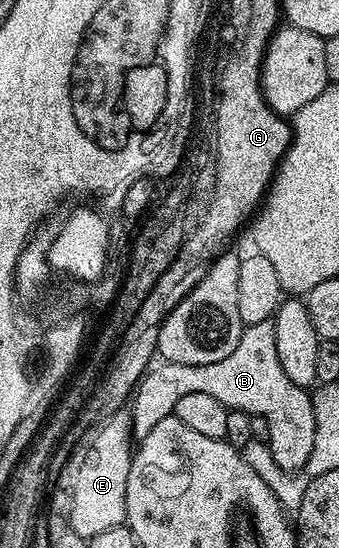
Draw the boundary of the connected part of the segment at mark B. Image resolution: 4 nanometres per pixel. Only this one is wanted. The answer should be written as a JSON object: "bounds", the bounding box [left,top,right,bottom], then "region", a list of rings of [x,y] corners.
{"bounds":[131,321,315,471],"region":[[[259,321],[259,325],[245,327],[239,337],[239,345],[235,345],[235,350],[223,357],[223,361],[215,361],[211,365],[162,362],[160,366],[146,371],[131,396],[134,440],[147,437],[159,421],[173,414],[175,405],[183,397],[190,393],[208,393],[230,411],[267,417],[269,452],[279,469],[299,471],[307,465],[307,457],[311,457],[311,449],[315,449],[313,396],[306,388],[296,387],[287,373],[283,373],[279,353],[275,353],[272,322]]]}

